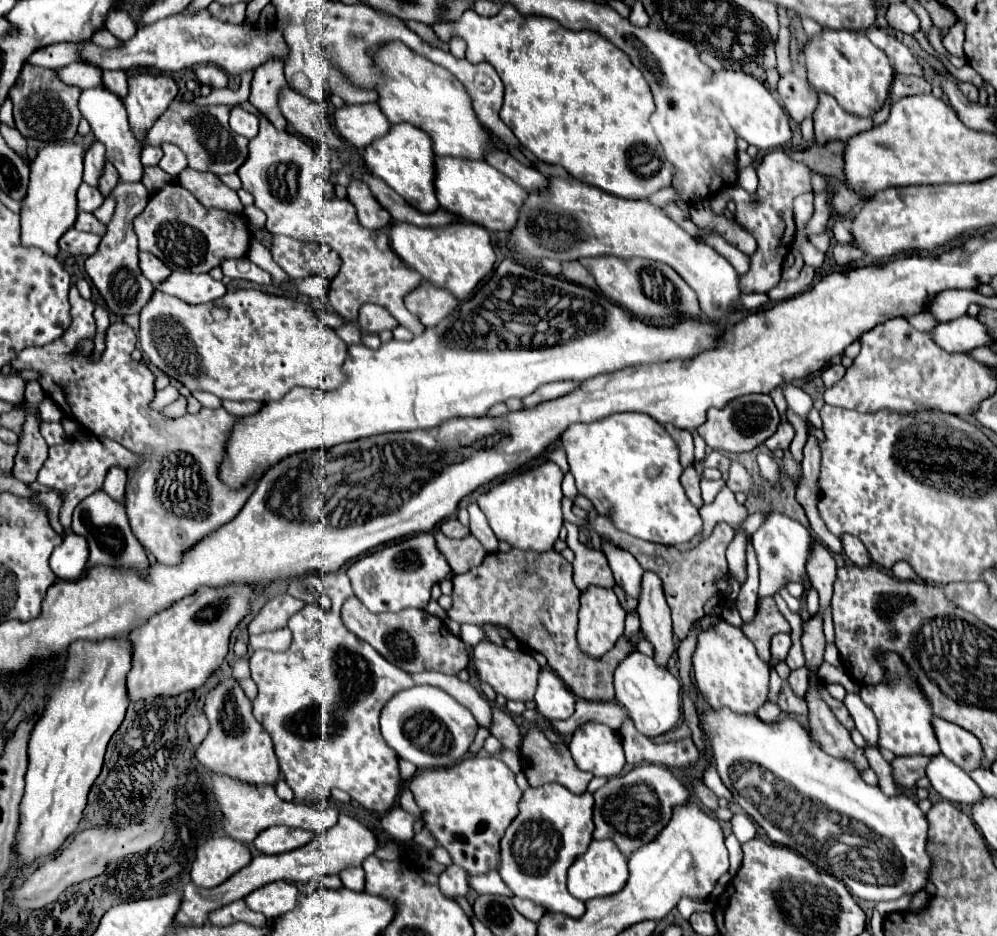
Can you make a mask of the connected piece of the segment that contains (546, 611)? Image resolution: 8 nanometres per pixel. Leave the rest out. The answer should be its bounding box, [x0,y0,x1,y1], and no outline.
[447,548,643,700]

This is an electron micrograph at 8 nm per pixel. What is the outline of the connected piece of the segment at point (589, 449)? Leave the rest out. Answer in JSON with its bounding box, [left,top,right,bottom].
[561,412,703,546]

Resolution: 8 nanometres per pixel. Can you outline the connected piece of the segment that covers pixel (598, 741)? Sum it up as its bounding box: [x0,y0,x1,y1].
[569,722,625,778]

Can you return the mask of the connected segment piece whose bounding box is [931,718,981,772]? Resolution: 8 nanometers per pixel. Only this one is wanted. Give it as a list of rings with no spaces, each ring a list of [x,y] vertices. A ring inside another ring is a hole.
[[[933,718],[931,726],[943,756],[947,756],[965,772],[981,768],[981,744],[971,732],[965,732],[963,728],[957,728],[955,724],[949,724],[941,718]]]

